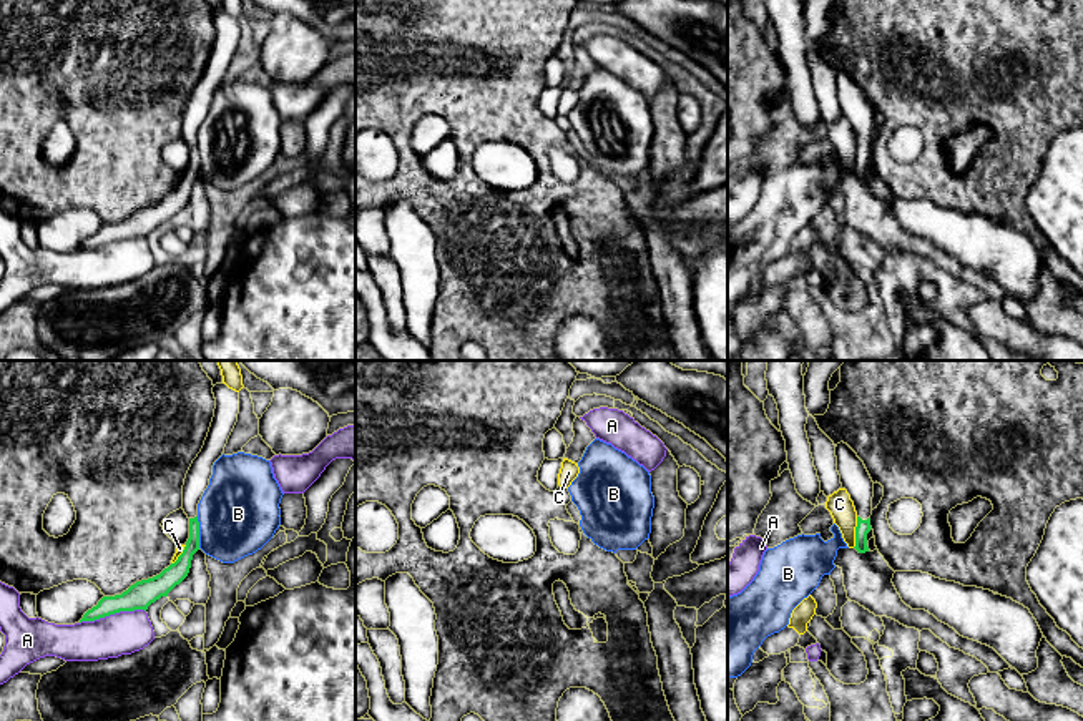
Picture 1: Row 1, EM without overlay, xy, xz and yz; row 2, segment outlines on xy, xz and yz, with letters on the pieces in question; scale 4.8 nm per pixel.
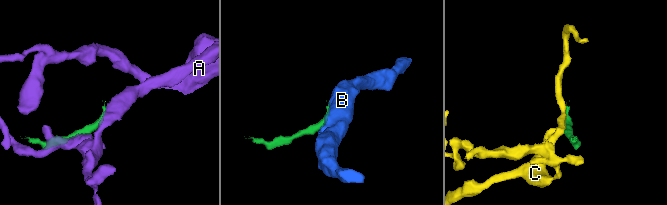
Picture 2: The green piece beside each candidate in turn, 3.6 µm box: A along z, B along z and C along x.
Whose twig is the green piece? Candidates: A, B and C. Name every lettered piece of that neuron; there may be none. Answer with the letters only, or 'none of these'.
none of these

